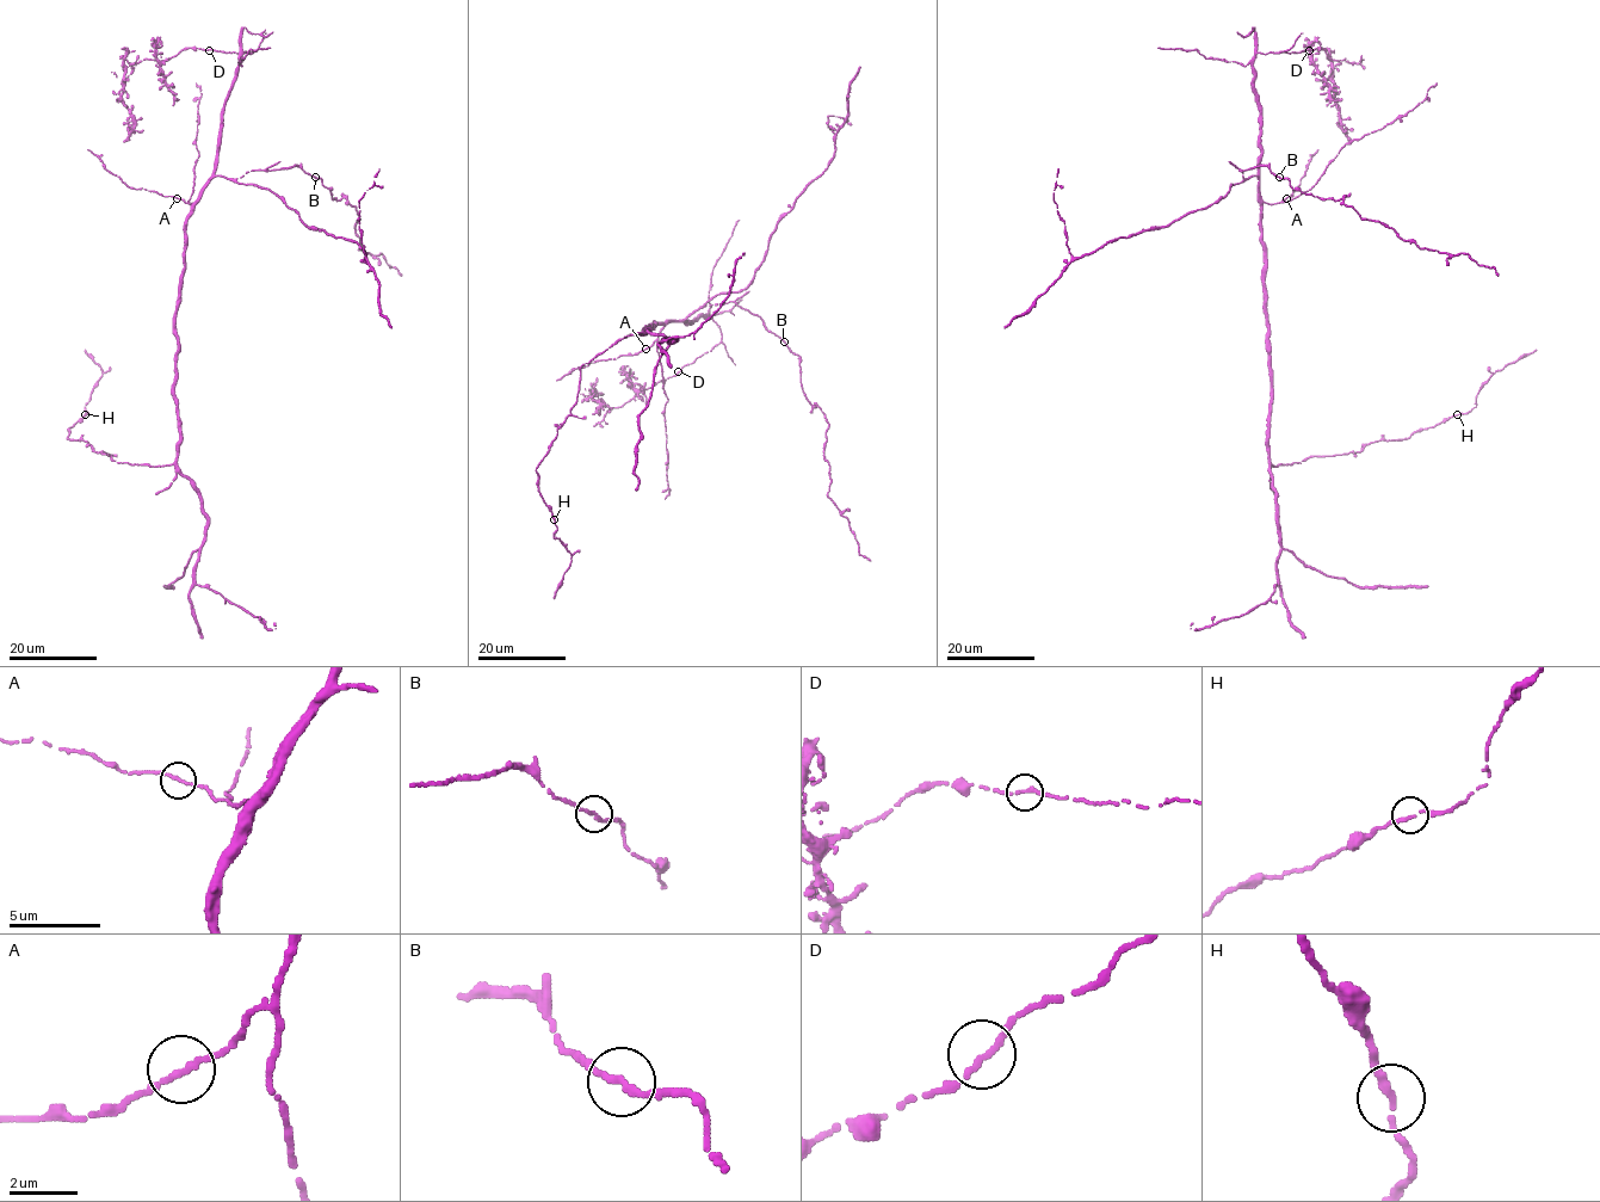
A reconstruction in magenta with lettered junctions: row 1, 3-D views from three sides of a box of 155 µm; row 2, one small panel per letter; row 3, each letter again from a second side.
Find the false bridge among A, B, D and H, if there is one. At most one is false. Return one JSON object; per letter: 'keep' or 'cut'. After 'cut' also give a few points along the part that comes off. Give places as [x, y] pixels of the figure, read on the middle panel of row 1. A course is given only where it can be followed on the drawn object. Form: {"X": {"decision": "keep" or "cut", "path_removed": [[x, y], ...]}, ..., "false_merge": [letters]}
{"A": {"decision": "keep"}, "B": {"decision": "keep"}, "D": {"decision": "keep"}, "H": {"decision": "keep"}, "false_merge": []}

